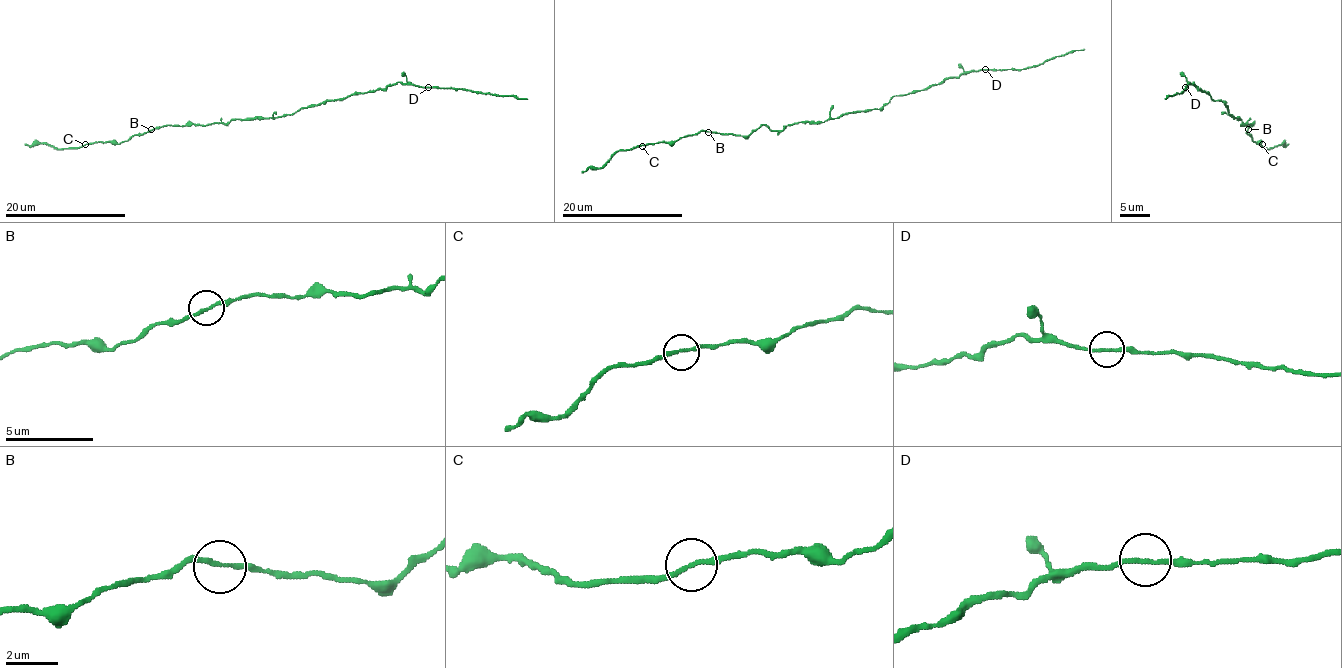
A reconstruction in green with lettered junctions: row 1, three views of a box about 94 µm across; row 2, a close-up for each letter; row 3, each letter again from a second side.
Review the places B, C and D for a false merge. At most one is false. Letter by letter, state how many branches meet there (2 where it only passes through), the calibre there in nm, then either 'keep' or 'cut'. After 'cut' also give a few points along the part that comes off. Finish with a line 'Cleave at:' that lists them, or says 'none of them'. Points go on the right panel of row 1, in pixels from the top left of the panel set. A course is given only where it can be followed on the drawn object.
B: 2 branches meet; 160 nm thick; keep
C: 2 branches meet; 180 nm thick; keep
D: 2 branches meet; 160 nm thick; cut; foreign part runs (1185, 87), (1165, 99)
Cleave at: D

